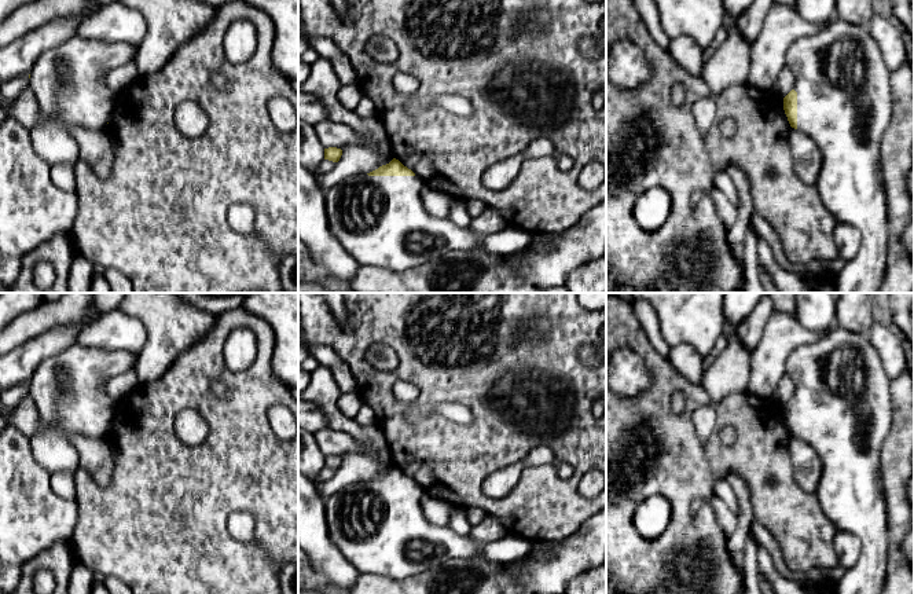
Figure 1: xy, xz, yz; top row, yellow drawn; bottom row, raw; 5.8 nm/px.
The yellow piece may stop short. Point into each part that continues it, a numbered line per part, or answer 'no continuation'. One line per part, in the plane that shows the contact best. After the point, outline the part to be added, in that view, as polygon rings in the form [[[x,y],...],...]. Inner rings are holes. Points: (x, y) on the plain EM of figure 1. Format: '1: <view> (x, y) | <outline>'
1: xz (381, 530) | [[[356,483],[324,499],[328,536],[344,557],[360,572],[403,580],[427,572],[452,558],[480,557],[496,564],[522,560],[532,550],[532,540],[507,534],[499,540],[481,543],[460,535],[448,525],[436,525],[425,516],[419,484]]]

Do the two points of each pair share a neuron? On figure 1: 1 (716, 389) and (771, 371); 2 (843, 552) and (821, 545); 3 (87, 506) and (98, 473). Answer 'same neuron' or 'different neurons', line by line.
1: different neurons
2: different neurons
3: different neurons

